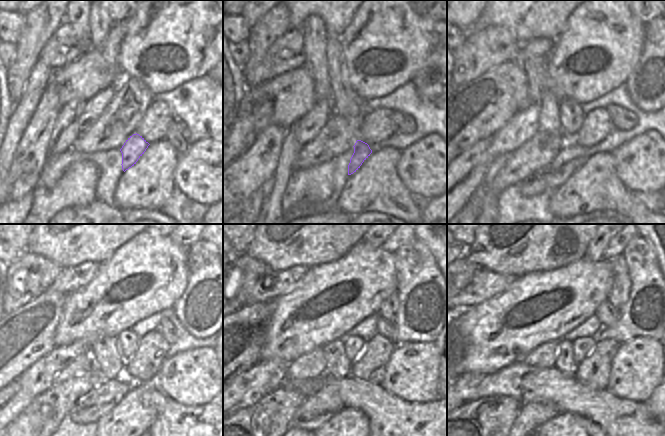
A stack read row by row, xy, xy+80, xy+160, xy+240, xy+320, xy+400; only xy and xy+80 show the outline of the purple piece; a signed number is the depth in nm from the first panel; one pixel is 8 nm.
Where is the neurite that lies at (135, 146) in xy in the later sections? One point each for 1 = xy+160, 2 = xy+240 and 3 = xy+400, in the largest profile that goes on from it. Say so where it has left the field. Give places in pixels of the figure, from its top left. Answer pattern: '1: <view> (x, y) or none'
1: xy+160 (548, 179)
2: xy+240 (100, 400)
3: xy+400 (532, 415)

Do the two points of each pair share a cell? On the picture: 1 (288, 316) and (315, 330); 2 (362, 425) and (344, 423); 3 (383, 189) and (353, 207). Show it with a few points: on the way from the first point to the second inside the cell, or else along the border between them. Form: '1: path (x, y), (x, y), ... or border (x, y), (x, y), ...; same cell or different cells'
1: path (294, 321), (306, 321), (308, 323); same cell
2: path (358, 425), (348, 423); same cell
3: path (376, 189), (371, 189), (360, 200); same cell

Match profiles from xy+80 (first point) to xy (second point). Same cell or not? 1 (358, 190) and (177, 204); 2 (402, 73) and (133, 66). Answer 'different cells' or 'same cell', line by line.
1: different cells
2: same cell

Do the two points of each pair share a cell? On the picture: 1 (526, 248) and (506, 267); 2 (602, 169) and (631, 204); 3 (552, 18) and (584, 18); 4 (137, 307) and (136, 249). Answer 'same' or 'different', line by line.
1: same
2: same
3: different
4: same

